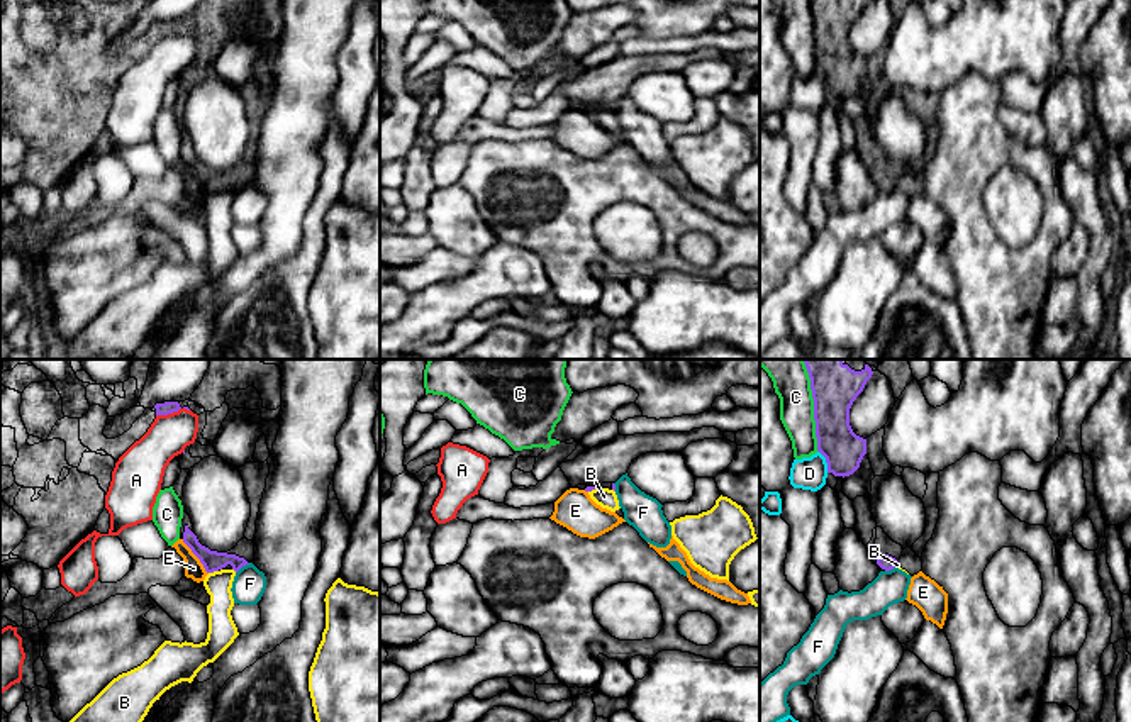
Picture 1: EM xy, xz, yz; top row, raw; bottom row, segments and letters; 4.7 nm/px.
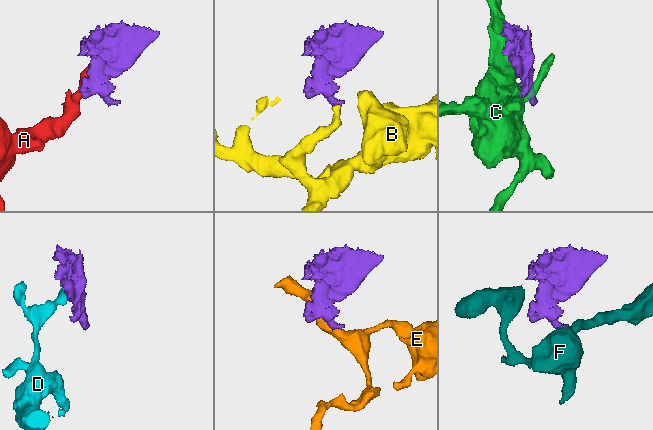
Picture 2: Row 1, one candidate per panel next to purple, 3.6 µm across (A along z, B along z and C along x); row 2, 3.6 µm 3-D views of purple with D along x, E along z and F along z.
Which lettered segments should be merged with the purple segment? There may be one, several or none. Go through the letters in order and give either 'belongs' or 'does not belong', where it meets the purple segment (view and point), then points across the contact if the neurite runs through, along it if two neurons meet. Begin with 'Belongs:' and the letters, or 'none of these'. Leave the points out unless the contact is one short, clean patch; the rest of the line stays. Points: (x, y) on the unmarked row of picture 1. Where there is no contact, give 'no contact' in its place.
Belongs: none of these
A: does not belong | xy (168, 33)
B: does not belong | xy (212, 192) | along xy (217, 190), (209, 194)
C: does not belong | yz (814, 36)
D: does not belong | yz (826, 82) | along yz (819, 72), (828, 92)
E: does not belong | xy (195, 175) | along xy (182, 160), (207, 194)
F: does not belong | xy (243, 185) | along xy (250, 183), (236, 194)

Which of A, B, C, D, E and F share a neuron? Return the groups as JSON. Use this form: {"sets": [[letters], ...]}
{"sets": [["A"], ["B"], ["C", "E"], ["D"], ["F"]]}

